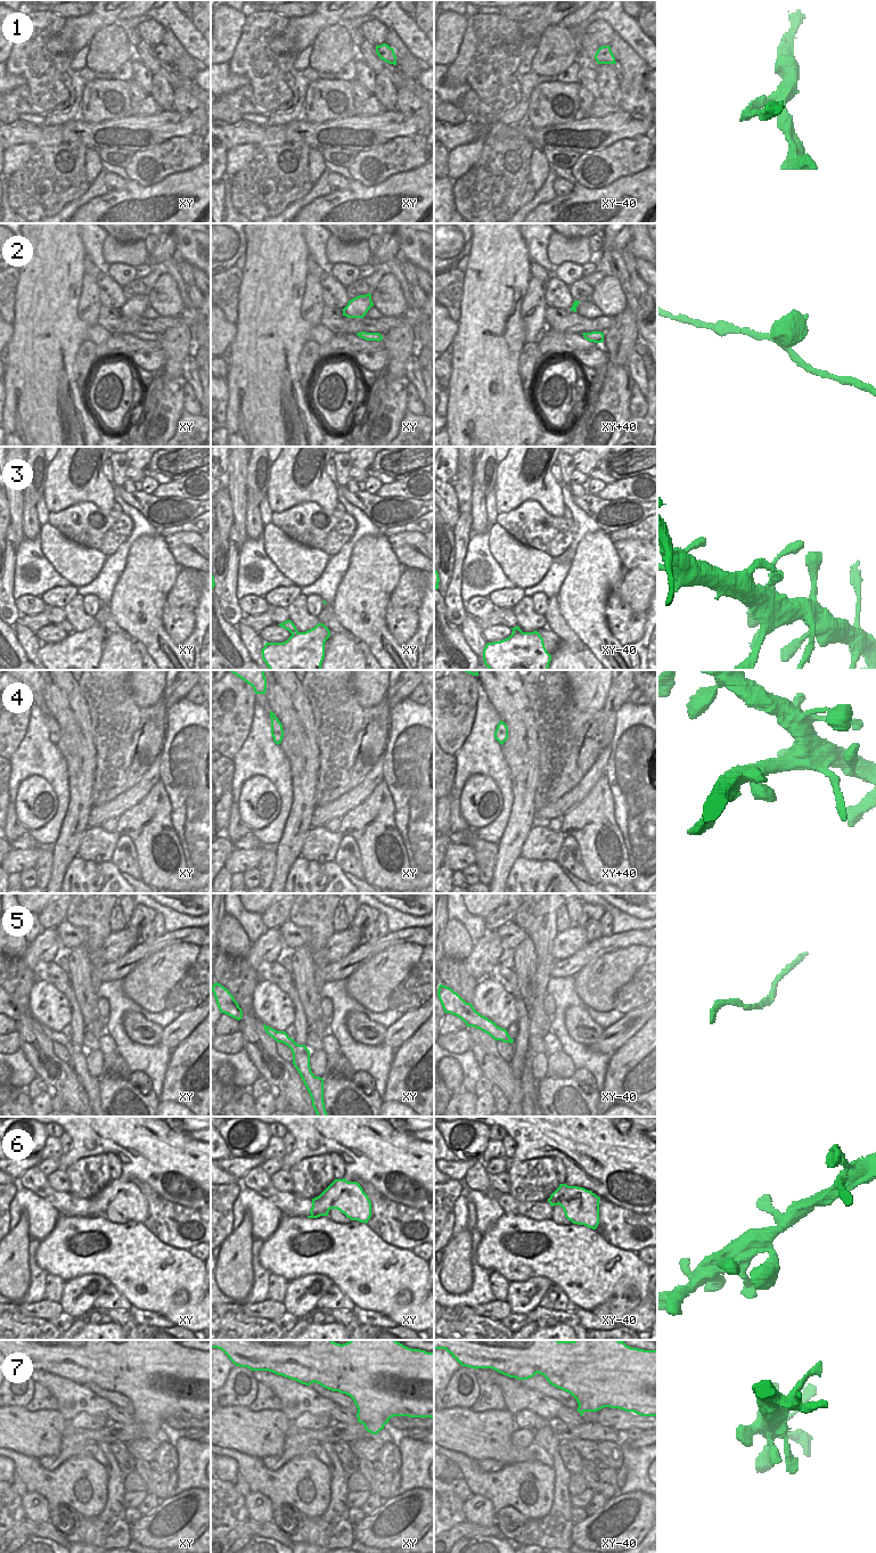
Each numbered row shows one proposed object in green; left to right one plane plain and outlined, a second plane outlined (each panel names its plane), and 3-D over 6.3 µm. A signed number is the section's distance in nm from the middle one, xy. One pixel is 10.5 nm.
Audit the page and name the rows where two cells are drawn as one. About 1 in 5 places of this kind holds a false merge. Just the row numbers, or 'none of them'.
none of them.

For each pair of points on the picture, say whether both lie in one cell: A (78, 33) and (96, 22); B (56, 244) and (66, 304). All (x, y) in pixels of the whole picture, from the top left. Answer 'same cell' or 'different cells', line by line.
A: same cell
B: same cell

